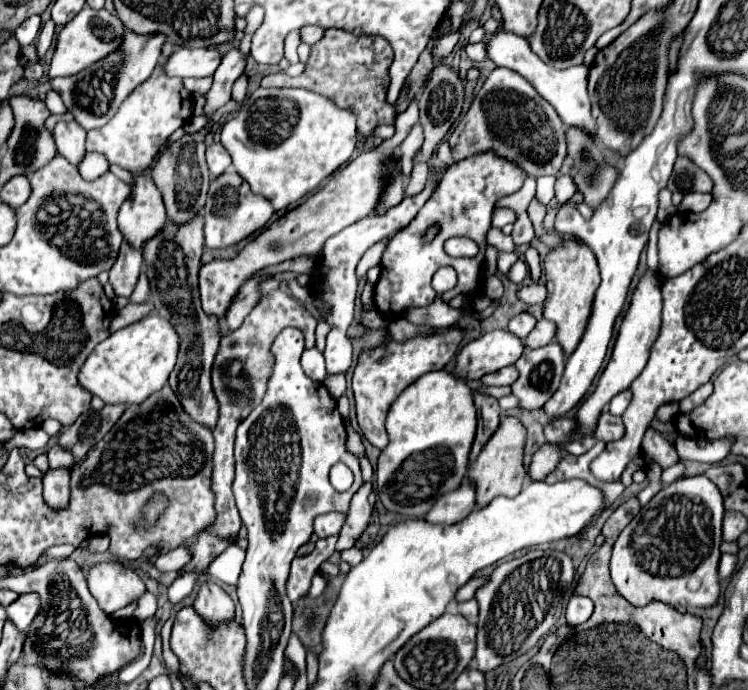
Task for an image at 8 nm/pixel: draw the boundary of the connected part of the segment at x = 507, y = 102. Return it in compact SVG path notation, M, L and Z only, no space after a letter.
M495 68L489 74L467 114L453 130L449 144L455 160L463 160L475 152L493 148L495 154L517 160L519 166L523 166L533 178L557 174L567 154L565 124L559 120L555 108L543 100L523 76L509 68Z

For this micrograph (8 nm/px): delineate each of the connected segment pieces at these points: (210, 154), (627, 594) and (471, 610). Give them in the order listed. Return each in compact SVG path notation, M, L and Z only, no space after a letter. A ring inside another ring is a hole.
M215 142L211 148L207 148L207 166L213 176L221 176L231 166L231 156L221 142Z
M705 476L679 478L679 480L671 482L669 486L665 486L665 488L663 488L657 496L653 496L653 498L649 500L649 504L645 504L645 506L641 508L641 512L627 524L627 528L619 534L619 538L617 538L615 546L613 546L613 556L611 556L611 580L613 580L615 588L619 590L619 594L621 594L625 600L629 600L633 606L647 606L647 604L653 602L653 600L665 602L665 604L669 604L669 606L673 606L673 608L679 608L679 606L683 606L683 608L711 608L711 606L715 606L715 604L719 602L719 596L721 596L717 570L719 570L719 558L721 558L719 546L721 546L721 540L723 540L723 538L721 538L723 512L725 512L725 510L723 510L723 496L717 492L717 486L715 486L711 480L707 480Z
M475 600L461 602L461 604L457 606L457 612L459 612L463 618L467 618L471 624L475 624L475 620L477 620L477 604L475 604Z

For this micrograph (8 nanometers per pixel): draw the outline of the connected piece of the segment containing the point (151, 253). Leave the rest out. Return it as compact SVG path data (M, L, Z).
M191 220L187 228L175 228L167 222L165 232L149 240L143 248L143 258L147 266L147 276L151 282L151 294L167 294L161 300L155 300L155 312L169 320L175 332L179 334L179 356L177 364L169 376L169 386L179 396L183 408L199 424L215 428L219 404L211 388L211 366L219 350L221 340L221 320L213 314L207 314L201 308L199 300L199 268L203 256L203 220Z

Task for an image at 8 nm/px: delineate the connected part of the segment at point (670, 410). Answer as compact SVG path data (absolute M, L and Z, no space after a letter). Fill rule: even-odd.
M672 402L665 404L663 408L659 408L659 412L657 412L657 420L661 422L661 424L669 424L669 422L673 421L674 417L679 412L679 403L678 402Z

